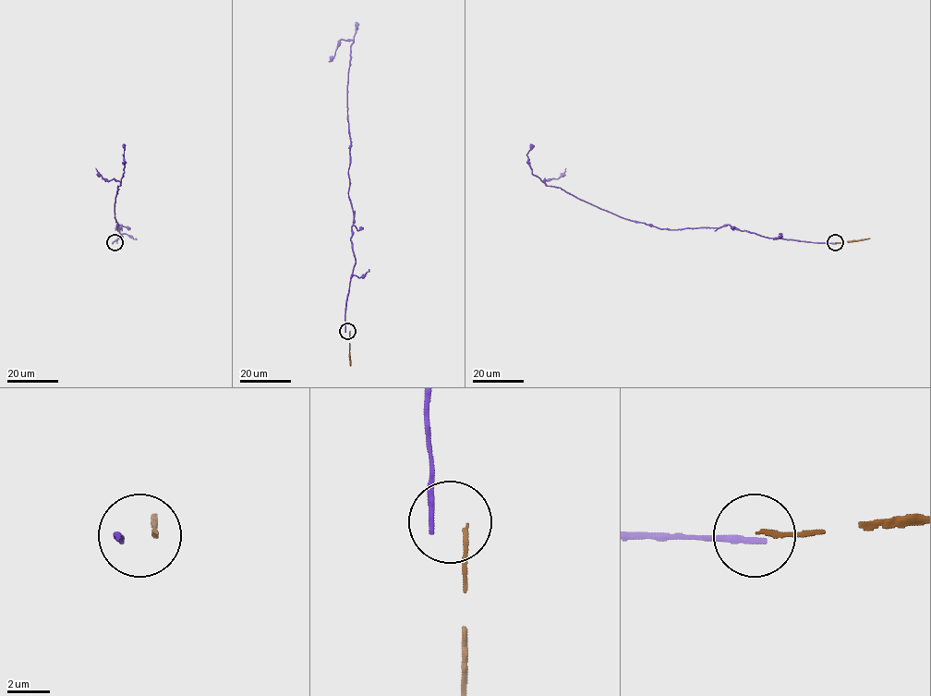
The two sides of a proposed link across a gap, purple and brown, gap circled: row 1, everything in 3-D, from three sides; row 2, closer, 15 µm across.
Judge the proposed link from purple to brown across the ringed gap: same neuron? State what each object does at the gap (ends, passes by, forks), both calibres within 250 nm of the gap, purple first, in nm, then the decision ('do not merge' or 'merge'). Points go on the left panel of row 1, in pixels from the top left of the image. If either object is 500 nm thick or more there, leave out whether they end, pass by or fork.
purple ends; brown ends; calibres 320 and 190 nm; do not merge

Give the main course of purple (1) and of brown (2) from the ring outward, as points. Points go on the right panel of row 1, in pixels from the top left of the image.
1: (834, 243), (768, 238), (728, 225), (670, 229), (623, 218), (546, 185), (534, 175), (526, 154), (532, 144)
2: (836, 242), (869, 238)

